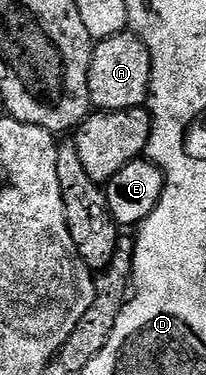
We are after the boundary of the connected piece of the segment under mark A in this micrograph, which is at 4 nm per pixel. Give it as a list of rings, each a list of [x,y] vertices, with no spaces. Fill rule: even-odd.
[[[122,33],[94,46],[89,70],[89,92],[97,111],[126,111],[145,107],[151,81],[151,53],[139,36]]]

